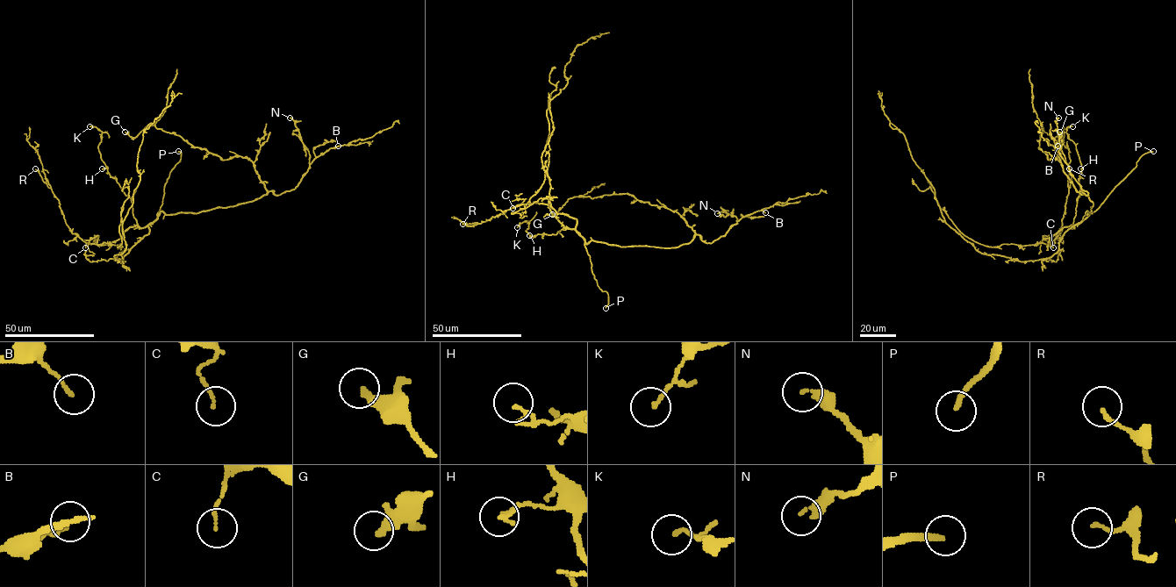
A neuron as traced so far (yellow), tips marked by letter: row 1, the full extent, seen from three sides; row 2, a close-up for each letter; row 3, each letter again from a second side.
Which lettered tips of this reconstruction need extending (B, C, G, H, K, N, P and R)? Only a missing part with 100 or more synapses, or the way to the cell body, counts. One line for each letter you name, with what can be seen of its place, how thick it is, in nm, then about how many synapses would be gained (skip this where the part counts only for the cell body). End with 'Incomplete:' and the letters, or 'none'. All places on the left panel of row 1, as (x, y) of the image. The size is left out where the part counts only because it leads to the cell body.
P: (178, 151) | 190 nm
Incomplete: P

